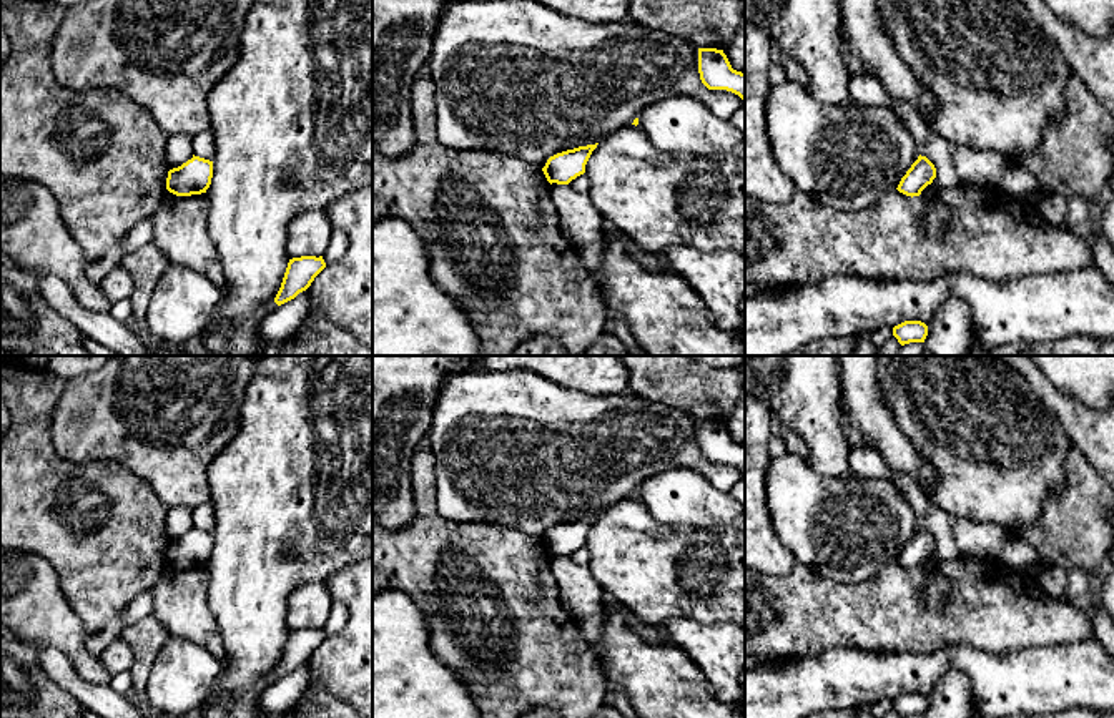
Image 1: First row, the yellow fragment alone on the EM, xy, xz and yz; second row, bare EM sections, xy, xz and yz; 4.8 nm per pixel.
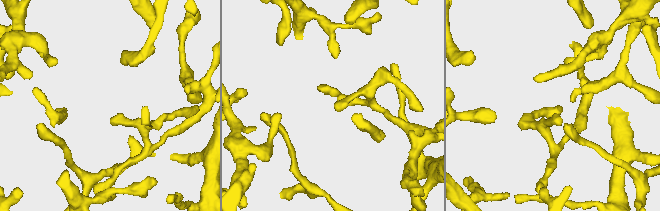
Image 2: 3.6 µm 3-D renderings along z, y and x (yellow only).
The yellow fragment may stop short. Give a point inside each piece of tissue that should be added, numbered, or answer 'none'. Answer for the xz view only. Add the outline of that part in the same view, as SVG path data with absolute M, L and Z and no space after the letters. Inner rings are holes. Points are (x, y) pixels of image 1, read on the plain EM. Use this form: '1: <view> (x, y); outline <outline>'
none

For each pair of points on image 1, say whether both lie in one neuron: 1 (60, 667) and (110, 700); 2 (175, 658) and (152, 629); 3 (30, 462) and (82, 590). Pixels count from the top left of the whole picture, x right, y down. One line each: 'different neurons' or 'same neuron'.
1: same neuron
2: different neurons
3: same neuron

